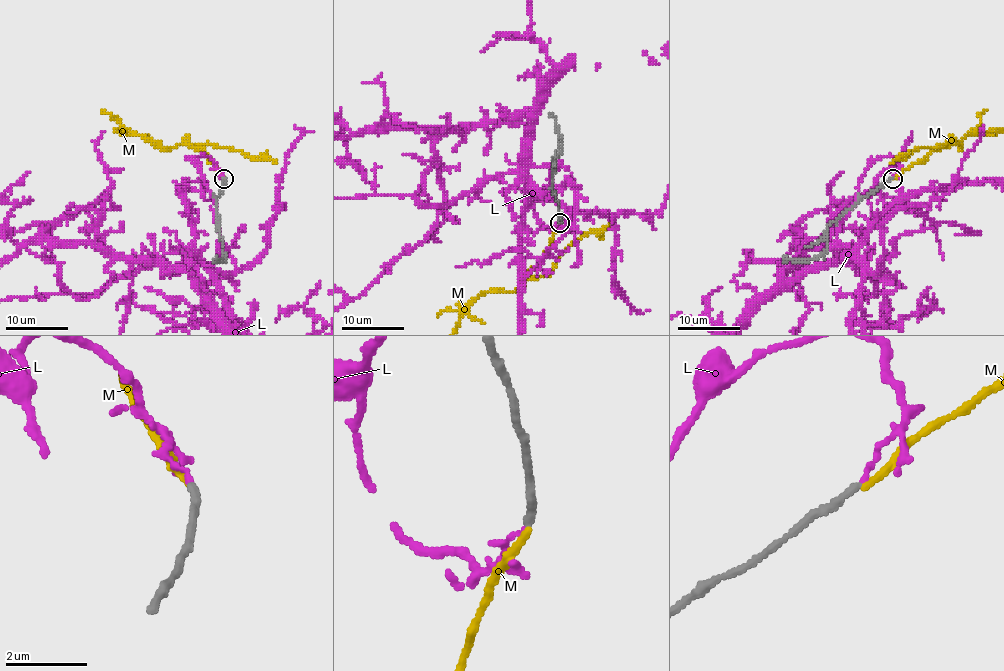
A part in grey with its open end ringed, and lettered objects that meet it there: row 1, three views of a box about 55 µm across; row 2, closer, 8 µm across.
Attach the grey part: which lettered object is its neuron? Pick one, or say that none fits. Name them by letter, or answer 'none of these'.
M

